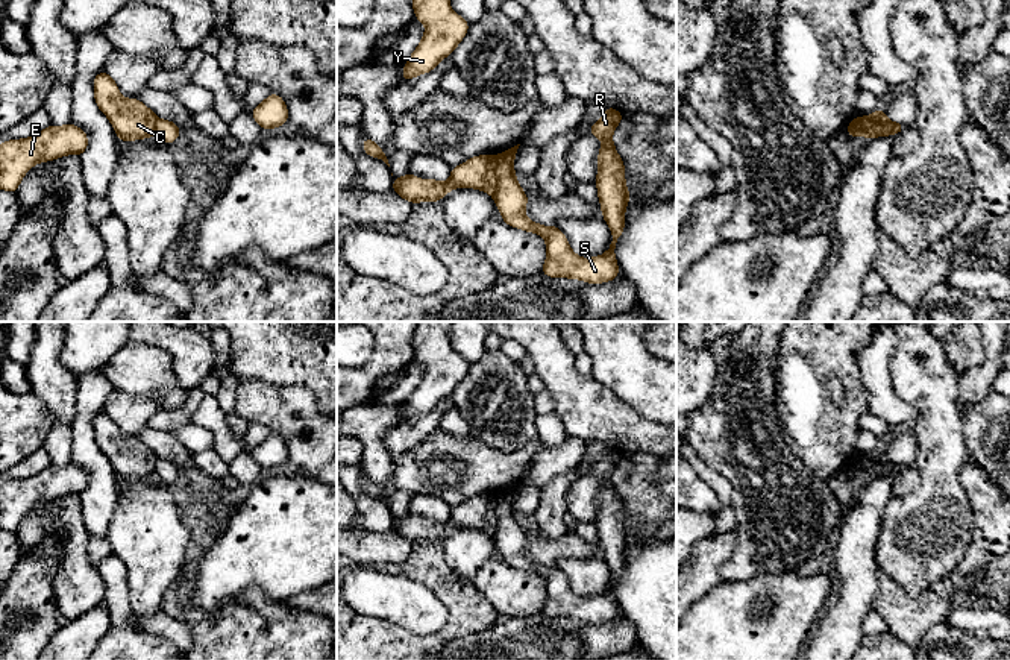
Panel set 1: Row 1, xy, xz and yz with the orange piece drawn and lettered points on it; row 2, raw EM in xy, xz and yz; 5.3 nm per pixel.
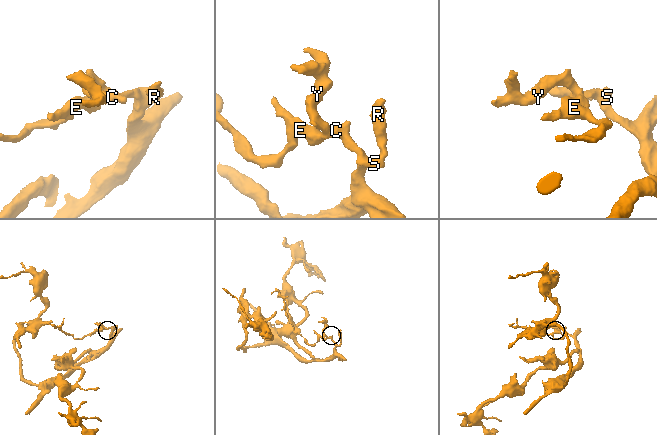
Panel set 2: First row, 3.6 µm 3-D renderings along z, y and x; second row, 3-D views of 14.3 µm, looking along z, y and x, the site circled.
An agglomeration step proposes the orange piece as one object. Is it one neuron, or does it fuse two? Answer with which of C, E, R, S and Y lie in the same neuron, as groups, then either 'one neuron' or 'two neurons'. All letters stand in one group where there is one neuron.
groups C E Y / R S; two neurons

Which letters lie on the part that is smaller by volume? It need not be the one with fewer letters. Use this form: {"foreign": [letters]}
{"foreign": ["C", "E", "Y"]}

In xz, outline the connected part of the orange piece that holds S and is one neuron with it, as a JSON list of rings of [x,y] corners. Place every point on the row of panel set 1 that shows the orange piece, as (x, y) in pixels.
[[[607,106],[604,115],[591,124],[588,132],[588,135],[599,137],[602,141],[594,184],[598,187],[602,217],[613,234],[608,250],[594,258],[578,256],[557,226],[543,226],[525,215],[528,196],[517,184],[517,174],[513,167],[520,144],[494,156],[497,181],[493,196],[494,203],[508,226],[540,234],[544,238],[547,256],[541,273],[546,276],[602,284],[616,279],[620,273],[614,249],[625,229],[625,209],[631,196],[625,181],[625,164],[613,144],[613,132],[620,124],[622,117],[622,112]]]

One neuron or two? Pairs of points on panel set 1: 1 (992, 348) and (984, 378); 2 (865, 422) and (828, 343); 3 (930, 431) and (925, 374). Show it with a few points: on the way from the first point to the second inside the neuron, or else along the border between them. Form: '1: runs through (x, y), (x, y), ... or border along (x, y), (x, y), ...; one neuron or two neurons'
1: runs through (992, 355), (992, 364), (988, 370); one neuron
2: border along (868, 411), (860, 416), (859, 428); two neurons
3: runs through (930, 418), (930, 387); one neuron

